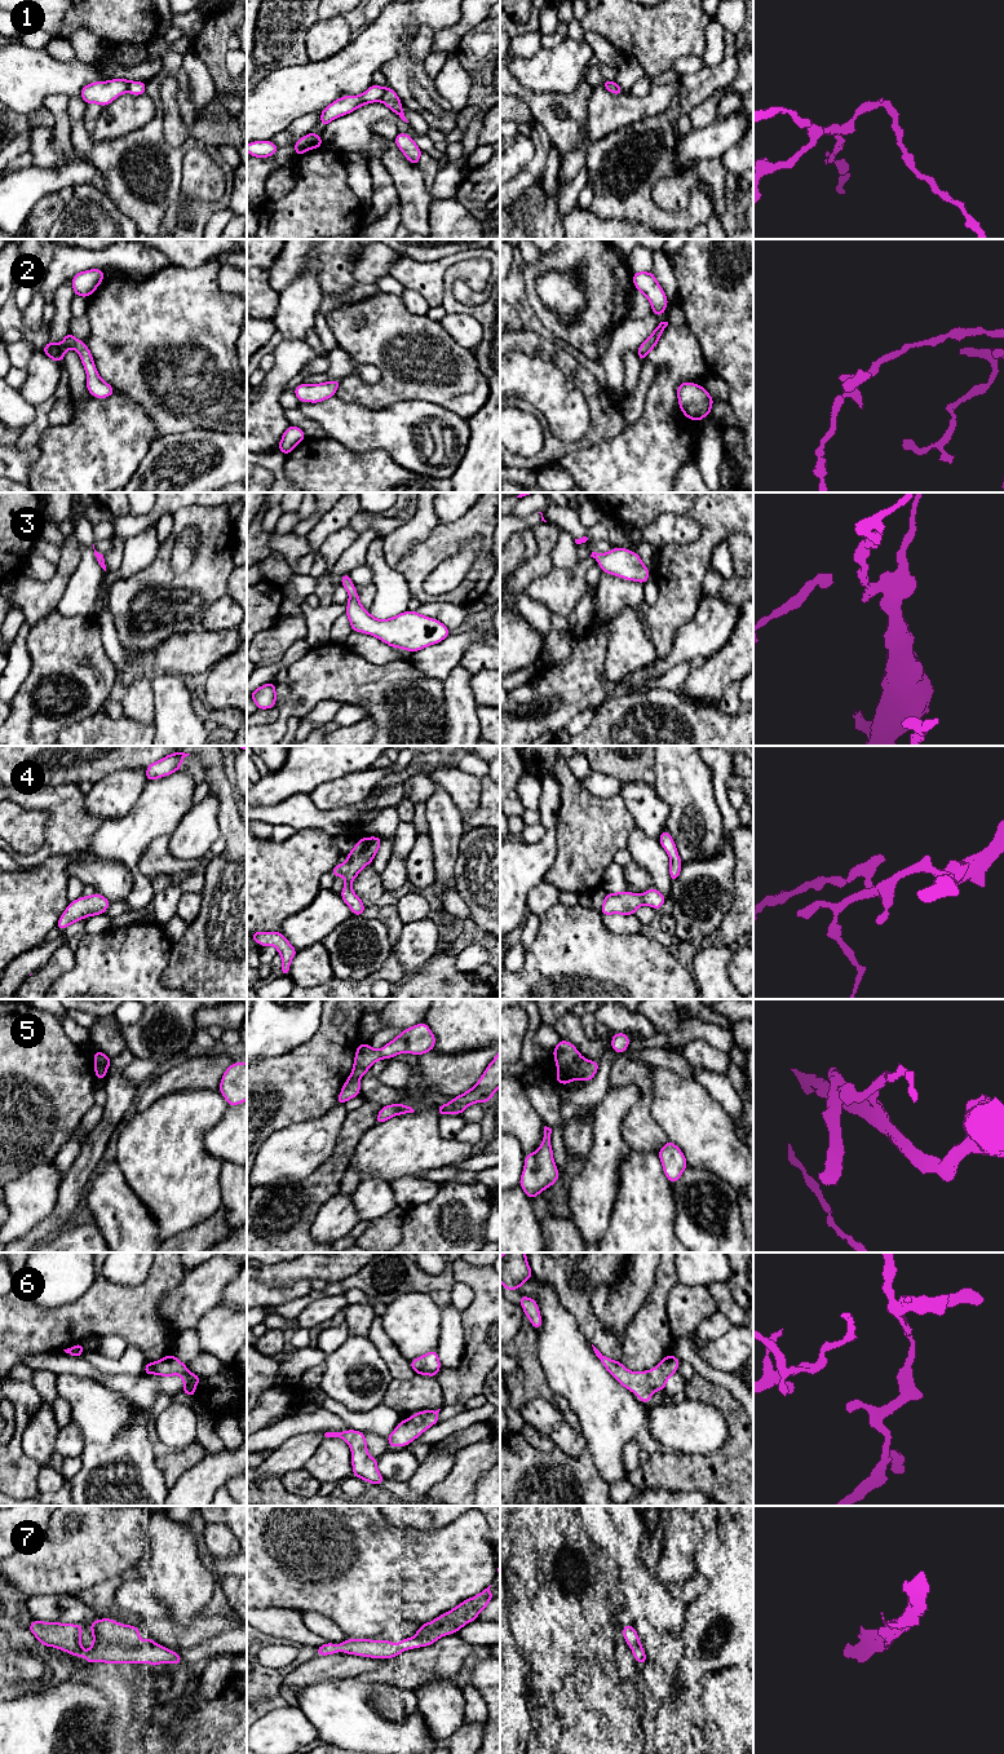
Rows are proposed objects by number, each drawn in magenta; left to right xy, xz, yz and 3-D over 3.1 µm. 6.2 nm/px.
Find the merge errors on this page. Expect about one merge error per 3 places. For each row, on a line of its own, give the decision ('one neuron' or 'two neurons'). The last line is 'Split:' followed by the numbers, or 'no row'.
1: two neurons
2: one neuron
3: one neuron
4: one neuron
5: two neurons
6: one neuron
7: one neuron
Split: 1, 5

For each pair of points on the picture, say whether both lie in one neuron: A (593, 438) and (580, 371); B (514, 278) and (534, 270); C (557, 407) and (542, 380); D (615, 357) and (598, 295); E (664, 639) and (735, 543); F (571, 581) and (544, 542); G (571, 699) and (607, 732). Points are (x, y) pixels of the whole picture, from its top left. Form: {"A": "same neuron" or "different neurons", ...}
{"A": "same neuron", "B": "different neurons", "C": "same neuron", "D": "different neurons", "E": "different neurons", "F": "different neurons", "G": "different neurons"}

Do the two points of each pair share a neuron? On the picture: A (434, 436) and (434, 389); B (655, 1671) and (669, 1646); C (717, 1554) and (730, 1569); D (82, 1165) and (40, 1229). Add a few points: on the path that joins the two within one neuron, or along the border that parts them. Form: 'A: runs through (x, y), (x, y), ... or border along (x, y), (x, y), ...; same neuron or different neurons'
A: border along (405, 400), (430, 401), (461, 416); different neurons
B: border along (648, 1658), (657, 1662), (675, 1680); different neurons
C: border along (729, 1555), (708, 1581); different neurons
D: runs through (75, 1182), (66, 1206), (57, 1216); same neuron

